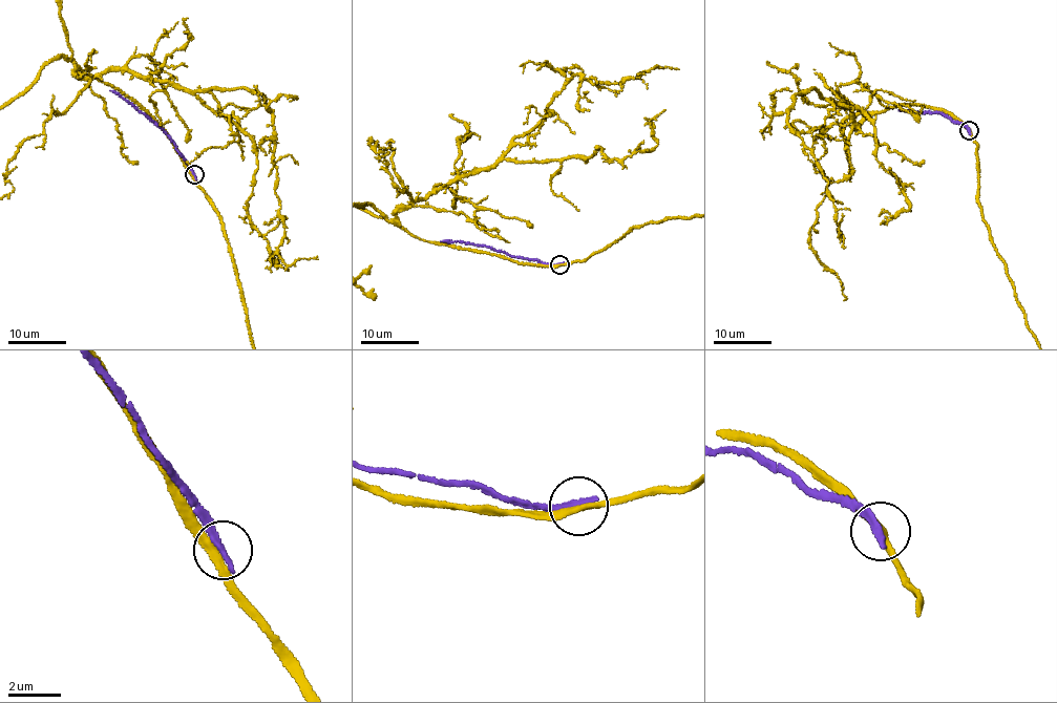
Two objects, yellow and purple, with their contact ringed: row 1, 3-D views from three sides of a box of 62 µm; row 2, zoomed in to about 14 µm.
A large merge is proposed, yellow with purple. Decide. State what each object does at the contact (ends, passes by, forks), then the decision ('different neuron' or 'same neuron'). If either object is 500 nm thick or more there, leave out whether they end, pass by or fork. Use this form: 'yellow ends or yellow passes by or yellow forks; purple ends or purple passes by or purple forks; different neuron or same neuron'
yellow passes by; purple ends; different neuron

